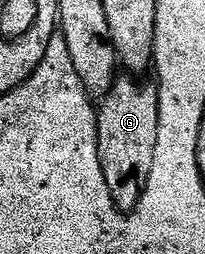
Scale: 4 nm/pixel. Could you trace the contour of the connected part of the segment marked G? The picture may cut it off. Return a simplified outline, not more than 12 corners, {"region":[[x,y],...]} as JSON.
{"region":[[116,78],[97,111],[99,164],[130,213],[153,165],[159,88]]}

